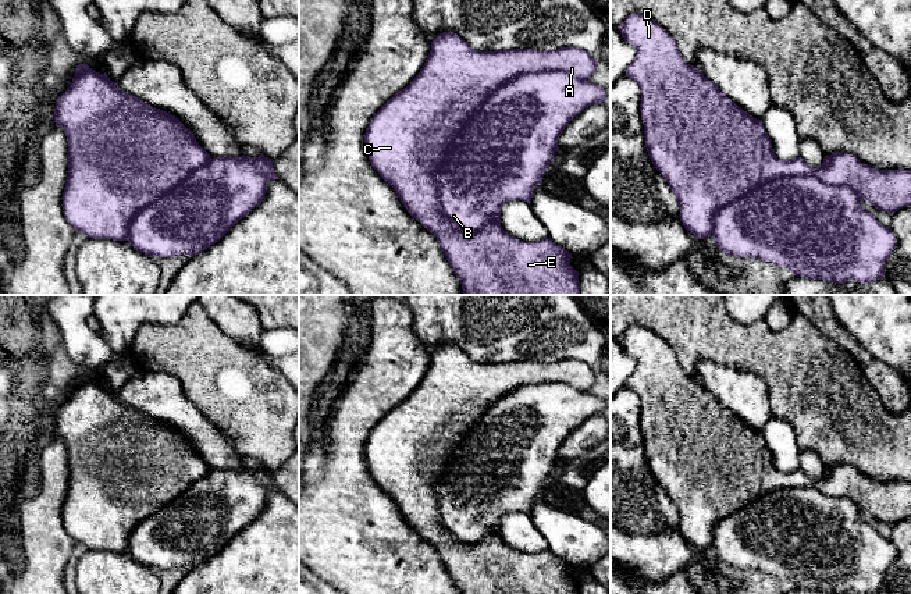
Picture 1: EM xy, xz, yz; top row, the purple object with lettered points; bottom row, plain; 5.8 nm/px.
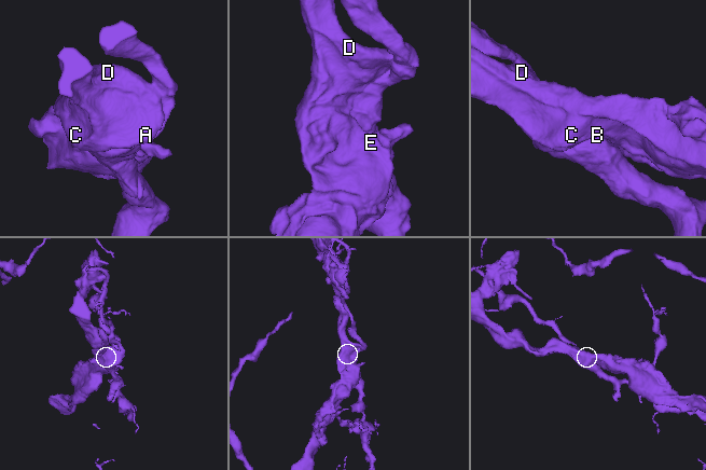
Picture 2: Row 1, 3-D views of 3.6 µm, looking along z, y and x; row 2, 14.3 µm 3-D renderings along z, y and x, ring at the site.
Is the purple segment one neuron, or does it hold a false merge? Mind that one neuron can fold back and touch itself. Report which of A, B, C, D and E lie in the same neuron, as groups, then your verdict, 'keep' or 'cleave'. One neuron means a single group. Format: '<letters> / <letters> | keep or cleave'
A C D E / B | cleave

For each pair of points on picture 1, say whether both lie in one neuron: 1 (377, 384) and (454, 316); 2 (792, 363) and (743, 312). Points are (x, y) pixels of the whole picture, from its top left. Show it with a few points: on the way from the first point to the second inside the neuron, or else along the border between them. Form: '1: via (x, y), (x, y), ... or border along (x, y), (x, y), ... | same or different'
1: border along (412, 313), (412, 330), (417, 340), (431, 352) | different
2: border along (725, 309), (733, 319), (746, 324), (764, 319) | different

